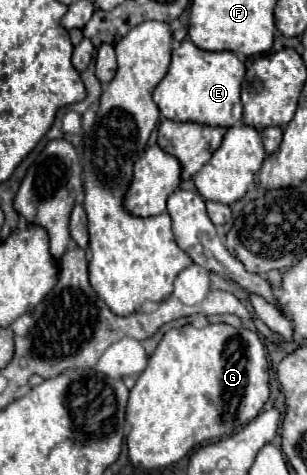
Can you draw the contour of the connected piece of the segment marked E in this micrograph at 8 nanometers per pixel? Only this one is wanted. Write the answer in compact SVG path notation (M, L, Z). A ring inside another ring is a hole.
M184 39L172 51L172 63L166 77L154 89L154 103L162 117L178 123L200 123L210 127L234 127L242 119L240 87L244 79L244 65L230 51L202 51L192 41Z

